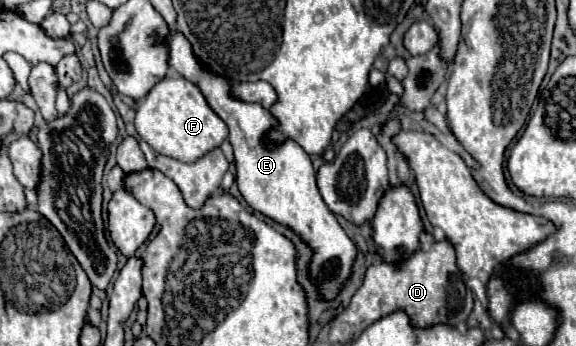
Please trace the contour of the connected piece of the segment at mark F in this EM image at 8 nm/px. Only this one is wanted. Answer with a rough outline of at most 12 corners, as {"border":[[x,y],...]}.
{"border":[[166,76],[136,112],[156,152],[196,162],[228,136],[202,92]]}

